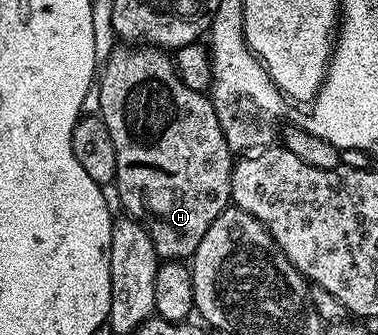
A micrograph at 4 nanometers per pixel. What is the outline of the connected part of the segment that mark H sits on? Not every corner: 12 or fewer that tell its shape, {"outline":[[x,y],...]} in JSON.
{"outline":[[164,48],[95,88],[124,215],[188,261],[231,204],[215,106]]}

